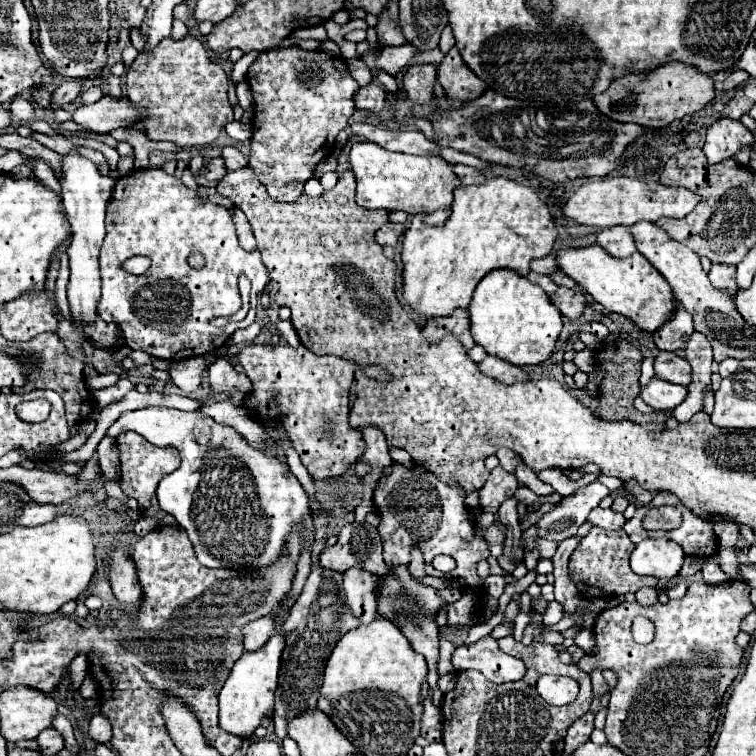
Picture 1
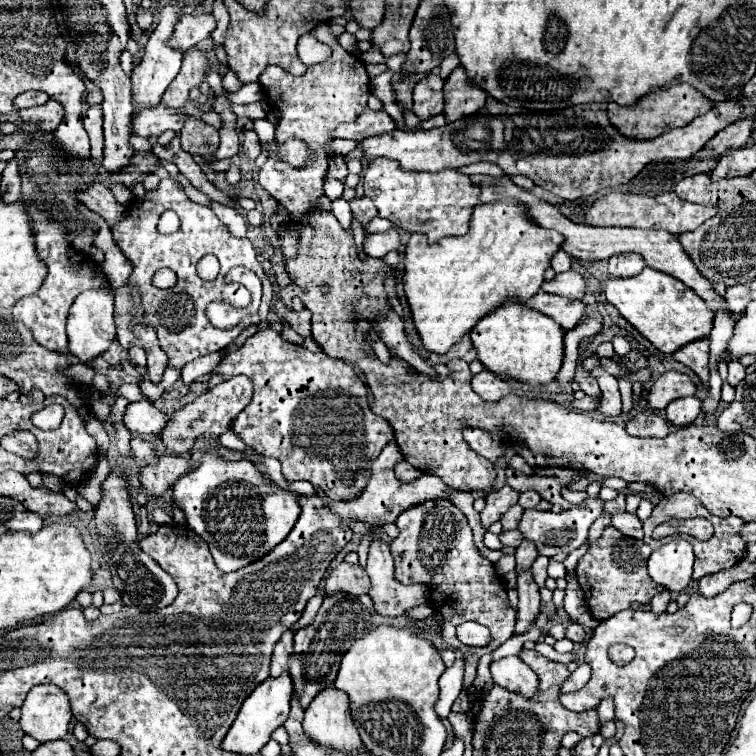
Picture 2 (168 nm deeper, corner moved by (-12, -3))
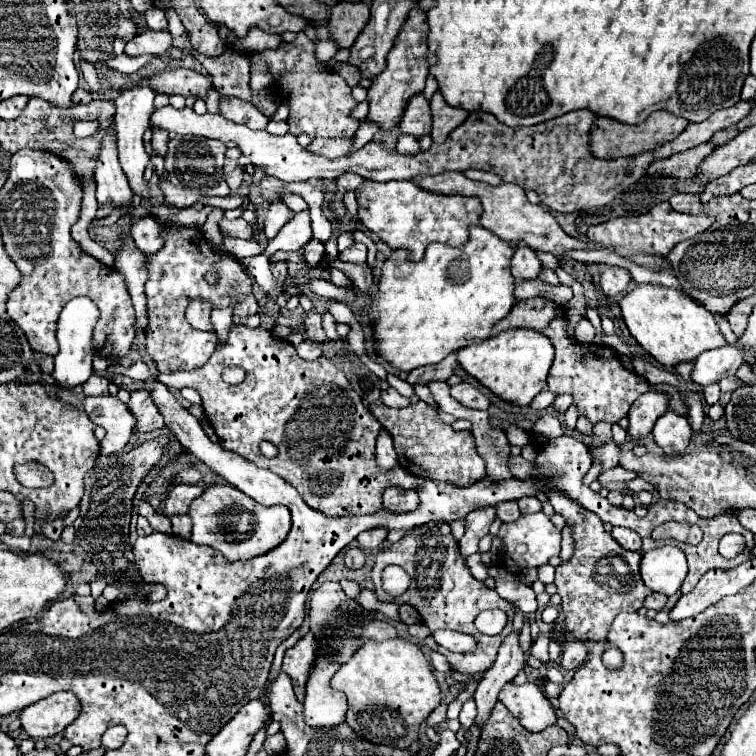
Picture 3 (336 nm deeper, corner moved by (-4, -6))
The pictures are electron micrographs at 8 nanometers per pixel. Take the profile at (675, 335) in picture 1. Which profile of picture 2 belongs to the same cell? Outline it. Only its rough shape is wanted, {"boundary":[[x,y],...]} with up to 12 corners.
{"boundary":[[698,338],[672,356],[708,386],[708,340]]}

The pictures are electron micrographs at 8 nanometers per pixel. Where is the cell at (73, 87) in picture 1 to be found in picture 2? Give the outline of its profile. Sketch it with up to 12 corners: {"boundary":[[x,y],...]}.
{"boundary":[[52,99],[44,106],[18,112],[24,122],[54,130],[62,122],[62,104]]}

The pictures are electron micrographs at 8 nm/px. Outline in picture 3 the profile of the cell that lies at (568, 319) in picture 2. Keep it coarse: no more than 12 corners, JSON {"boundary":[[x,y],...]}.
{"boundary":[[550,299],[516,301],[490,335],[506,329],[542,331],[560,305]]}

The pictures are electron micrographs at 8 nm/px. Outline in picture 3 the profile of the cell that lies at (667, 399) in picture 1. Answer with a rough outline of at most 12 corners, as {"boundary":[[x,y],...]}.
{"boundary":[[666,411],[654,425],[664,455],[682,455],[692,429],[686,417]]}

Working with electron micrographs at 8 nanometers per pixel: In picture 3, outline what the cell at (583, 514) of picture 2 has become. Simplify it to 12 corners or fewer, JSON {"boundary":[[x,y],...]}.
{"boundary":[[540,511],[502,523],[504,557],[518,569],[560,553],[560,533]]}

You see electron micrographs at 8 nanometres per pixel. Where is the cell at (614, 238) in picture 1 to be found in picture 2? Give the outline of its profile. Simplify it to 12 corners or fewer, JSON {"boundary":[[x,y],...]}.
{"boundary":[[636,252],[608,258],[610,276],[636,276],[646,266]]}

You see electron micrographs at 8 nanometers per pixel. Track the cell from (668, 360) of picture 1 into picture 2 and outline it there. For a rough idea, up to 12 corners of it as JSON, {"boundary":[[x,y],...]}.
{"boundary":[[668,370],[650,388],[650,408],[696,394],[690,376]]}

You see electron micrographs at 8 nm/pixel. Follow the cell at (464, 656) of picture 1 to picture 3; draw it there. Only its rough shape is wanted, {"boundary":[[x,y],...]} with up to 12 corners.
{"boundary":[[506,683],[500,701],[530,733],[556,725],[534,683]]}

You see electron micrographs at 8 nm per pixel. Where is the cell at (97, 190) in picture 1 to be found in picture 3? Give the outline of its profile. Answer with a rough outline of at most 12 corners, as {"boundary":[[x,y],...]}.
{"boundary":[[66,303],[58,319],[60,353],[52,379],[62,389],[92,375],[96,305]]}

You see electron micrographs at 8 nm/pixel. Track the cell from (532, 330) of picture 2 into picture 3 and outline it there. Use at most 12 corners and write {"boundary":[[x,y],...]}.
{"boundary":[[508,329],[458,351],[486,389],[526,407],[546,387],[552,343]]}

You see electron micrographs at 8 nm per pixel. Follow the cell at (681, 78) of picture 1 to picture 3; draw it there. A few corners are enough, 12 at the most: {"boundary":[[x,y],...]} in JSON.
{"boundary":[[668,111],[640,125],[596,117],[590,151],[634,157],[674,141],[686,127]]}

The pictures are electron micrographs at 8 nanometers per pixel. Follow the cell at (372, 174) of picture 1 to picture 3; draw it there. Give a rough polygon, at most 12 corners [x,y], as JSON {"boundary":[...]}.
{"boundary":[[364,181],[364,227],[420,261],[434,241],[464,245],[478,199],[412,181]]}

